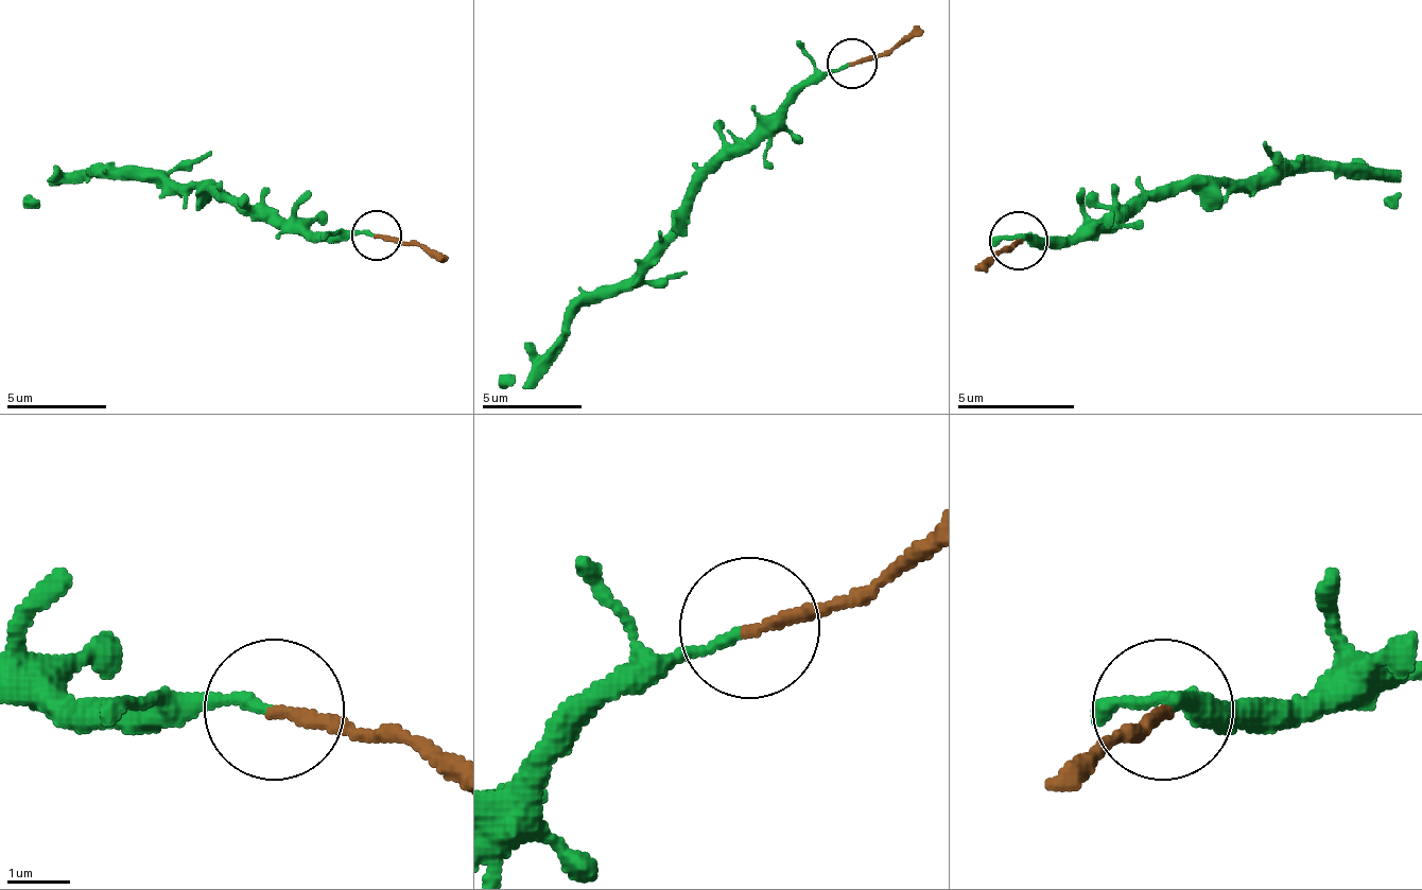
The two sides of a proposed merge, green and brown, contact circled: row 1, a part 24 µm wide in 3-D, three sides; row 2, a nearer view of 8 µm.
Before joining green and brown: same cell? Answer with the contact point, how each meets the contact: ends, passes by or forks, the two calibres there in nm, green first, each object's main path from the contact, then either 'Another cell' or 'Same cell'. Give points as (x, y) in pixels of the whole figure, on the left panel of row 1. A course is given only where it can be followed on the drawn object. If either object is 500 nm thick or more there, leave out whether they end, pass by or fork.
Place: (376, 236). At the ring green ends. At the ring brown ends. Thickness 160 nm (green) against 200 nm. Course of green: (377, 233), (288, 233), (218, 189), (168, 189), (157, 179), (88, 174), (48, 184), (22, 204). Course of brown: (377, 233), (417, 244), (447, 259). Same cell

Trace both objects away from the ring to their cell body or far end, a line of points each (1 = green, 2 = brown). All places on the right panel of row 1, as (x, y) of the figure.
1: (1020, 239), (1090, 239), (1178, 186), (1254, 186), (1266, 174), (1313, 169), (1401, 180), (1401, 192), (1383, 204)
2: (1020, 239), (1008, 250), (980, 267)

